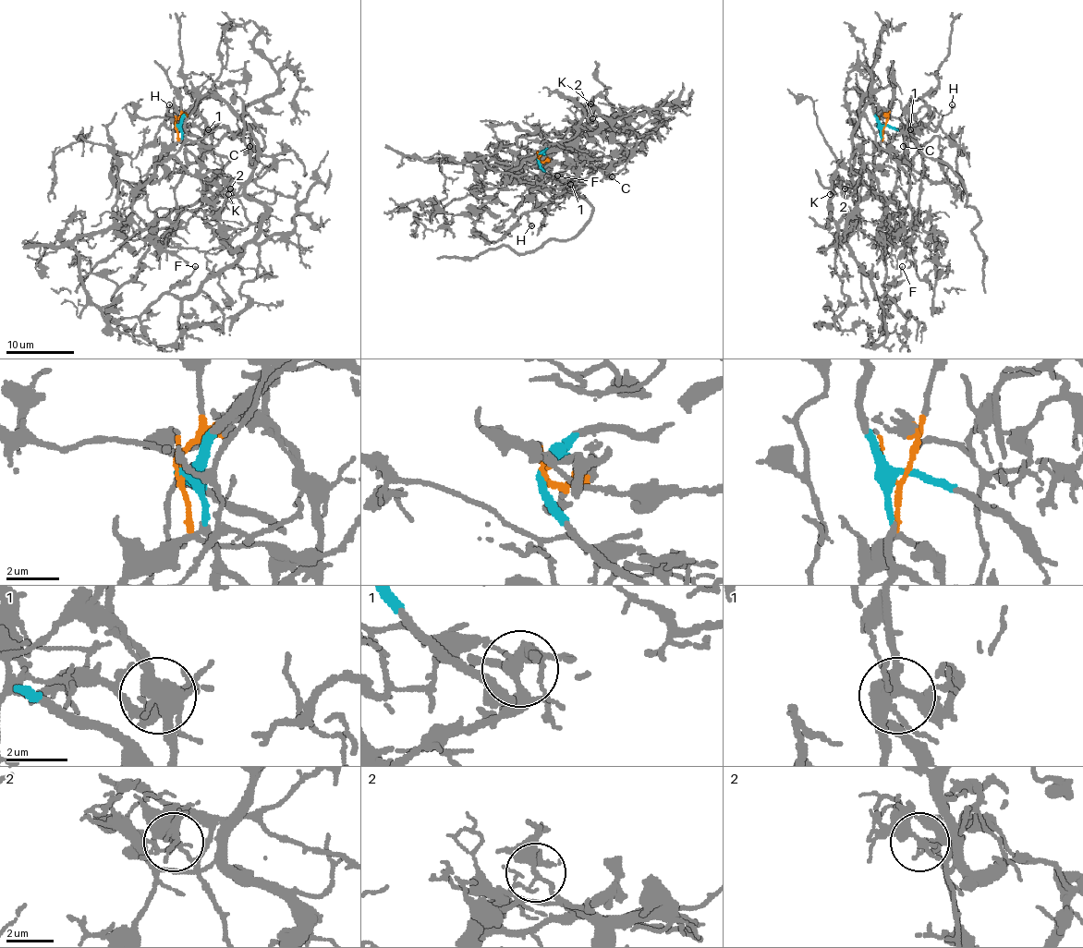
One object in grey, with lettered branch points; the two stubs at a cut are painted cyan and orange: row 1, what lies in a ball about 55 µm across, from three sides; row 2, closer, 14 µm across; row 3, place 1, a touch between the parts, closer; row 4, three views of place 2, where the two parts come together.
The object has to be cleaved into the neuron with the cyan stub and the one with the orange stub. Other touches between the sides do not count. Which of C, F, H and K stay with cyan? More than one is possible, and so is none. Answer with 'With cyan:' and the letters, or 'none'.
With cyan: F, H, K

